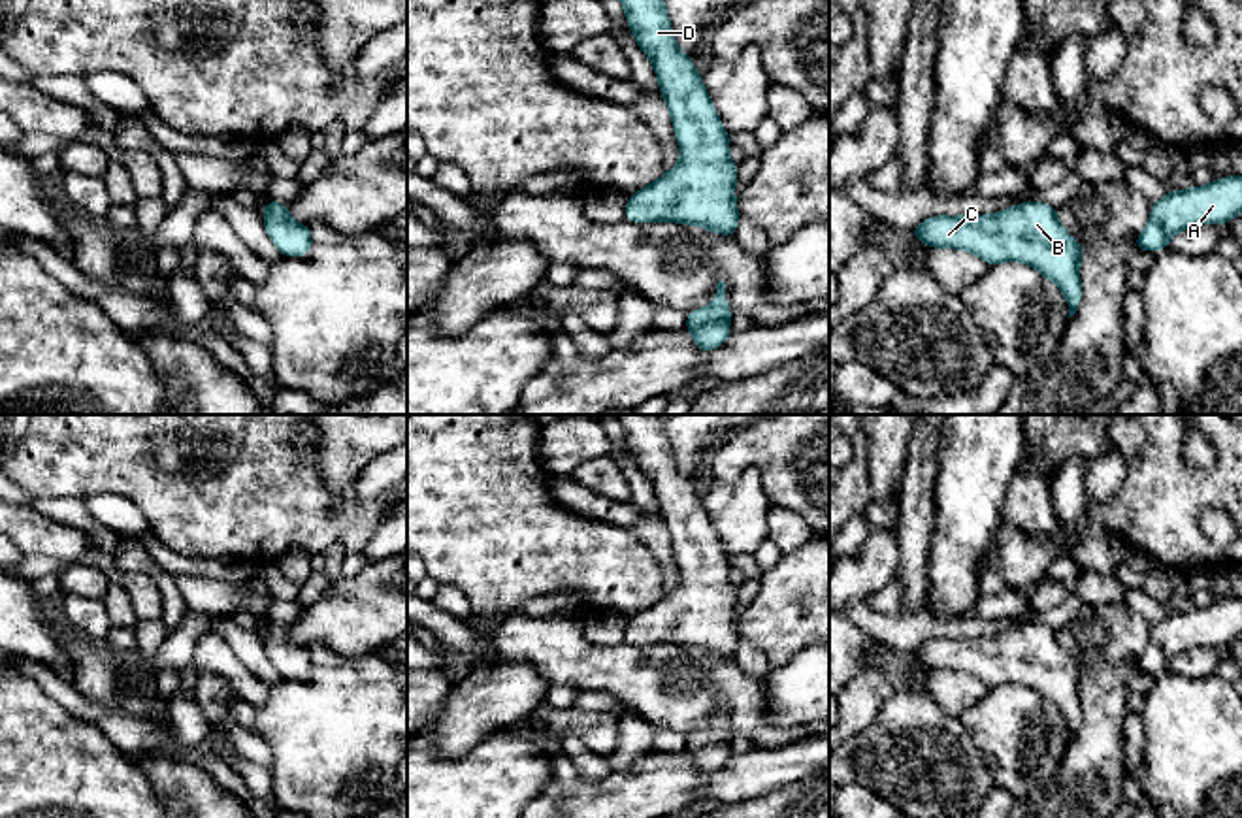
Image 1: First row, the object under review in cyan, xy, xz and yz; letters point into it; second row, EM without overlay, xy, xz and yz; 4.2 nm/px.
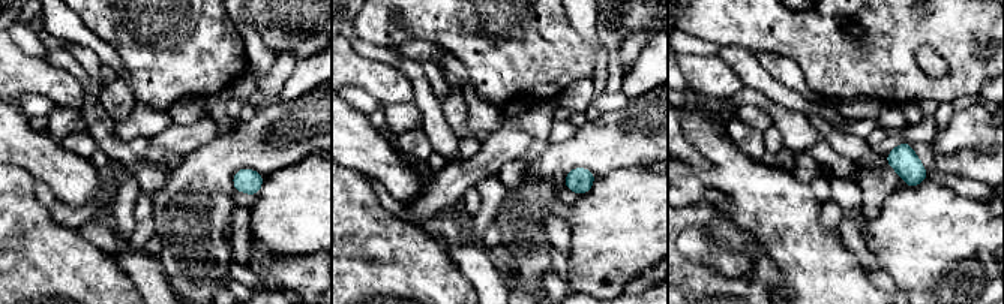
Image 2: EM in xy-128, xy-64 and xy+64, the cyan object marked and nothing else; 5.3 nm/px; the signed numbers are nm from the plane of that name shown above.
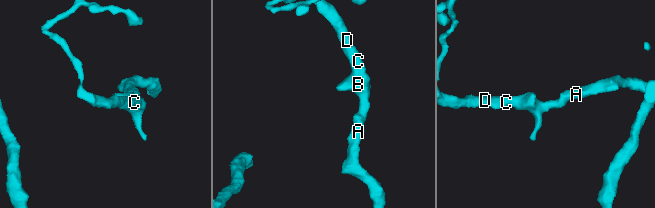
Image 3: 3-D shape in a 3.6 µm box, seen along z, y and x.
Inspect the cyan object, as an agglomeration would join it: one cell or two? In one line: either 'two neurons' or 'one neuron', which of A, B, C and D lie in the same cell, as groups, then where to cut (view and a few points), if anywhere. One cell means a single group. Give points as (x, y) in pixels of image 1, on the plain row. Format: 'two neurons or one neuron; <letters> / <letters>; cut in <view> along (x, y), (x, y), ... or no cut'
one neuron; A B C D; no cut

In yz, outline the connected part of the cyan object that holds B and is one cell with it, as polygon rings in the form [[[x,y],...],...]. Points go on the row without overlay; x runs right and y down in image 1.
[[[1021,624],[993,637],[929,639],[908,654],[933,671],[963,671],[978,677],[988,688],[1025,684],[1042,699],[1052,701],[1069,728],[1069,741],[1082,724],[1080,682],[1084,669],[1057,643],[1057,630],[1042,624]]]

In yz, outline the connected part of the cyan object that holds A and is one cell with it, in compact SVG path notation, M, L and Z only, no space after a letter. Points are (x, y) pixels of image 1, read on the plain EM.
M1242 597L1219 599L1206 609L1172 611L1152 626L1152 639L1135 663L1135 673L1161 675L1174 656L1193 646L1227 646L1242 635Z

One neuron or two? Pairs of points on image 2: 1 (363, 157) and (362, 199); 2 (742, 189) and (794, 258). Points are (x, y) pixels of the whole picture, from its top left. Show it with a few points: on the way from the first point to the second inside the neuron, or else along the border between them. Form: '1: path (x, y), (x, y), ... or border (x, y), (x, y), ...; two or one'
1: border (347, 166), (360, 171), (372, 180); two
2: path (758, 205), (794, 241); one

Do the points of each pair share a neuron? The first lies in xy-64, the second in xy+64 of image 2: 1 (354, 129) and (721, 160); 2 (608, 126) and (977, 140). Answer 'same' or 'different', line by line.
1: different
2: same

